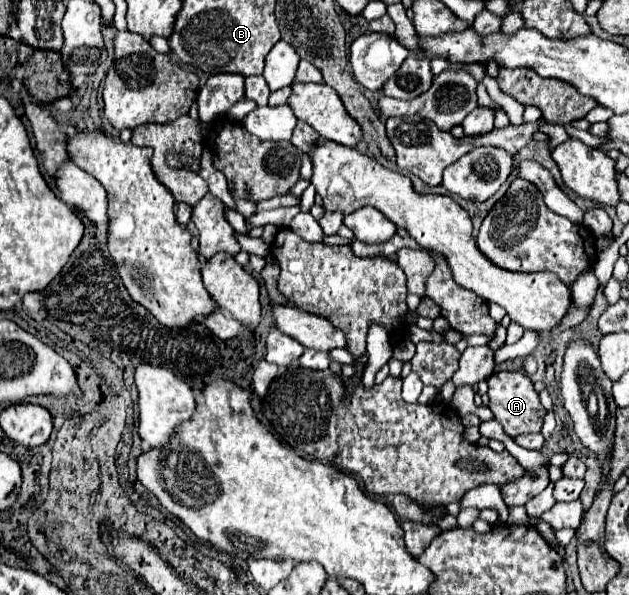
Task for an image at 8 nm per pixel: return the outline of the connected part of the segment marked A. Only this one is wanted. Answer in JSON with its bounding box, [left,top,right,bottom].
[487,372,547,438]

